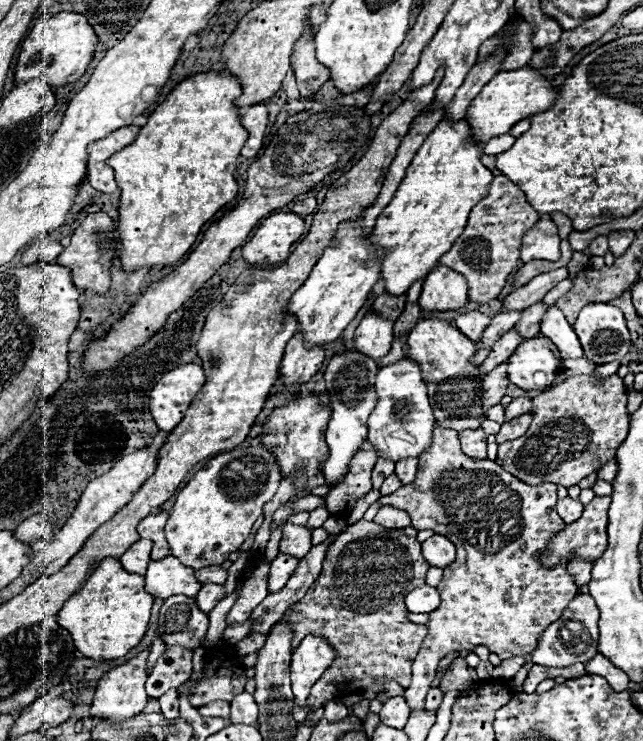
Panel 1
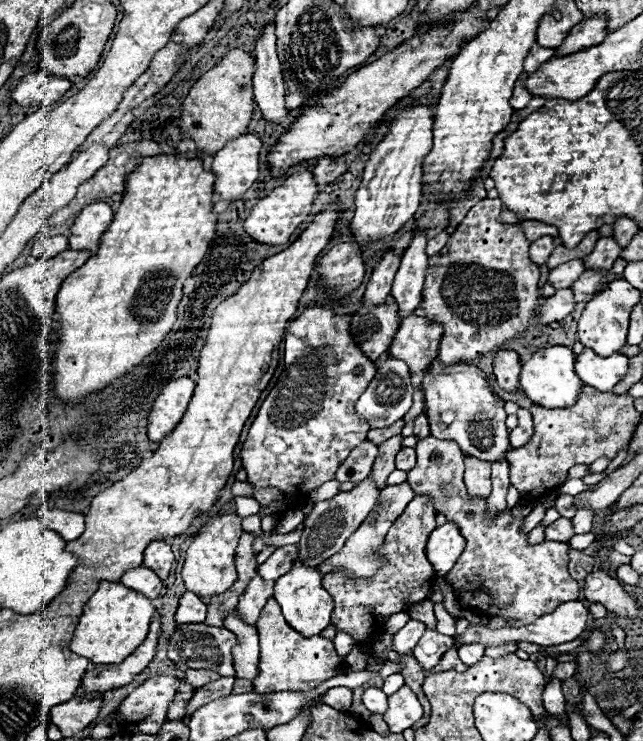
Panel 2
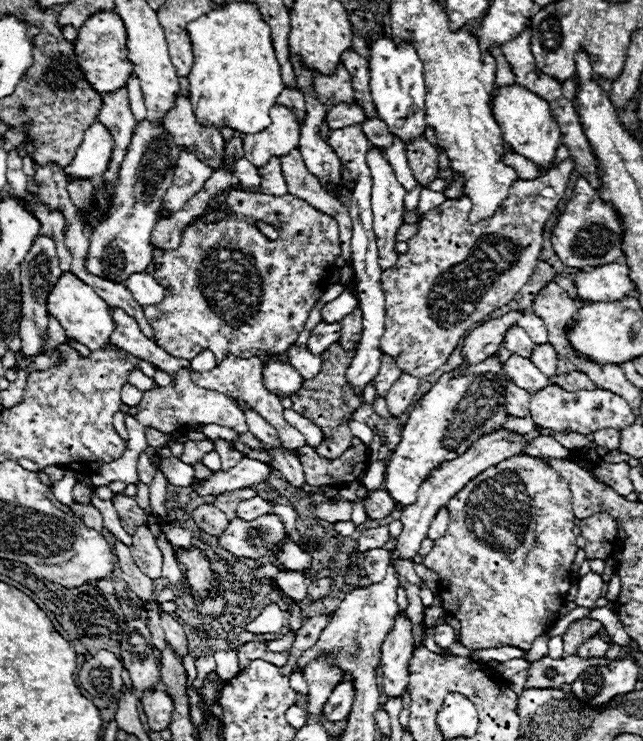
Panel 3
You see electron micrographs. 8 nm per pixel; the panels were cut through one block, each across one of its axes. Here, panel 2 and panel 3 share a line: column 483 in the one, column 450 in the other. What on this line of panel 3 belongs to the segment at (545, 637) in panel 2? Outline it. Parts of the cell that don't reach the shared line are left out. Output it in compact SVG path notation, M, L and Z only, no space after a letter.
M446 622L440 624L440 626L436 626L436 628L434 628L434 640L436 640L436 644L438 644L440 648L448 648L452 642L456 642L452 626L446 624Z

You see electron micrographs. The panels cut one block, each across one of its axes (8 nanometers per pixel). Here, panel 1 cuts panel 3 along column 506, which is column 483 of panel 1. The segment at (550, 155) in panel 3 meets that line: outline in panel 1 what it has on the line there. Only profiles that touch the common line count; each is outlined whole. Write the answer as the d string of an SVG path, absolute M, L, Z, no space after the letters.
M520 68L520 70L508 70L498 72L484 88L482 92L470 102L466 110L466 120L472 124L472 136L480 140L480 144L488 142L490 138L508 134L512 126L524 118L530 118L538 112L548 110L558 96L558 90L552 88L548 78L542 78L534 68Z

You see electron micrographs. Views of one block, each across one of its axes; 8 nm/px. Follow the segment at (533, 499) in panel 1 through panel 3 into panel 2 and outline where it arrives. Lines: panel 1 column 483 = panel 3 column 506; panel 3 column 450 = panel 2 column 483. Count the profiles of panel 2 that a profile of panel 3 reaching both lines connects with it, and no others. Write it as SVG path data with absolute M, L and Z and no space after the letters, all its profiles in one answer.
M428 436L414 448L418 462L408 472L406 482L412 486L414 494L432 496L436 514L444 514L446 520L454 520L466 538L462 556L446 574L462 610L470 610L486 618L504 618L506 622L516 620L506 624L514 628L532 624L532 620L538 620L544 612L552 612L552 608L558 608L564 602L578 600L580 584L568 574L568 544L550 540L530 544L528 534L522 532L524 520L514 518L510 506L488 522L484 516L488 510L488 500L470 500L462 480L464 454L460 448L452 448L452 442Z

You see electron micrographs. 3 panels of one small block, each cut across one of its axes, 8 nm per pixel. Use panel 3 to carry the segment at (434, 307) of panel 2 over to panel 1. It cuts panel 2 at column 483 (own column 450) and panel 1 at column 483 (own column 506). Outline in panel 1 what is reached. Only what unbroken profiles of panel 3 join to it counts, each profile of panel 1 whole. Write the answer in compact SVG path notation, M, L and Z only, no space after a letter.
M496 176L488 188L488 196L472 208L466 230L450 252L440 258L440 264L450 266L468 280L468 296L472 302L486 304L500 294L508 274L520 268L520 238L538 222L538 218L540 214L526 202L524 192L506 176Z

